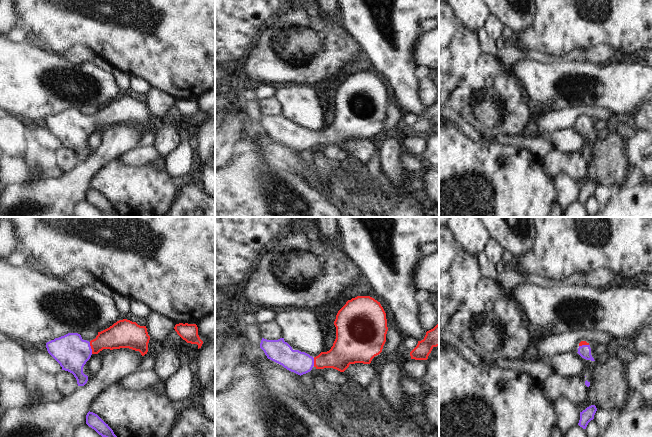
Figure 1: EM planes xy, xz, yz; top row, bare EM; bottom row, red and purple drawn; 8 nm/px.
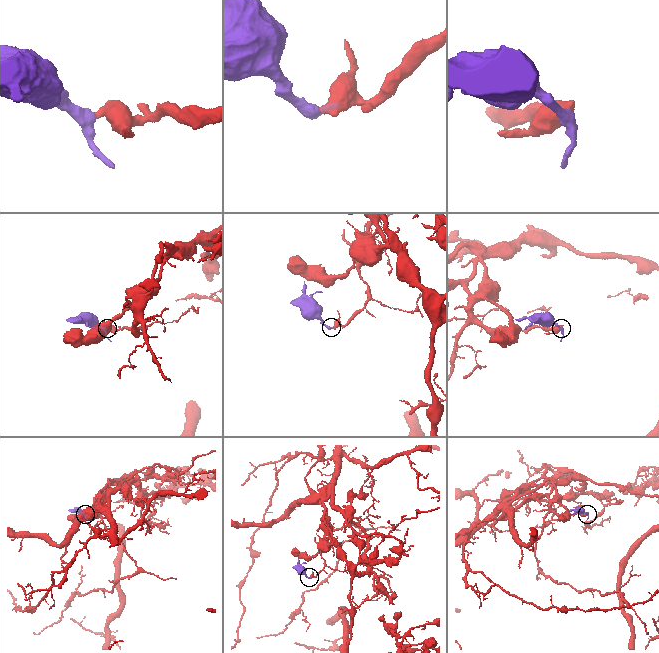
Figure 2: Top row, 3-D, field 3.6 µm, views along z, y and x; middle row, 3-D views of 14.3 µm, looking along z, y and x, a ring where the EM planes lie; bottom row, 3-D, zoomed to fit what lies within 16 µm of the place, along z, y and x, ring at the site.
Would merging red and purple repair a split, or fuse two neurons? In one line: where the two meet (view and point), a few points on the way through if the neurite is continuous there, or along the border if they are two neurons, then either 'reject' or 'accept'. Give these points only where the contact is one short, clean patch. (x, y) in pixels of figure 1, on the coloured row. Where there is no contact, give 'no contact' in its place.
meets red in xy at (91, 348); runs through xy (119, 335), (105, 339), (91, 348), (72, 352); accept

